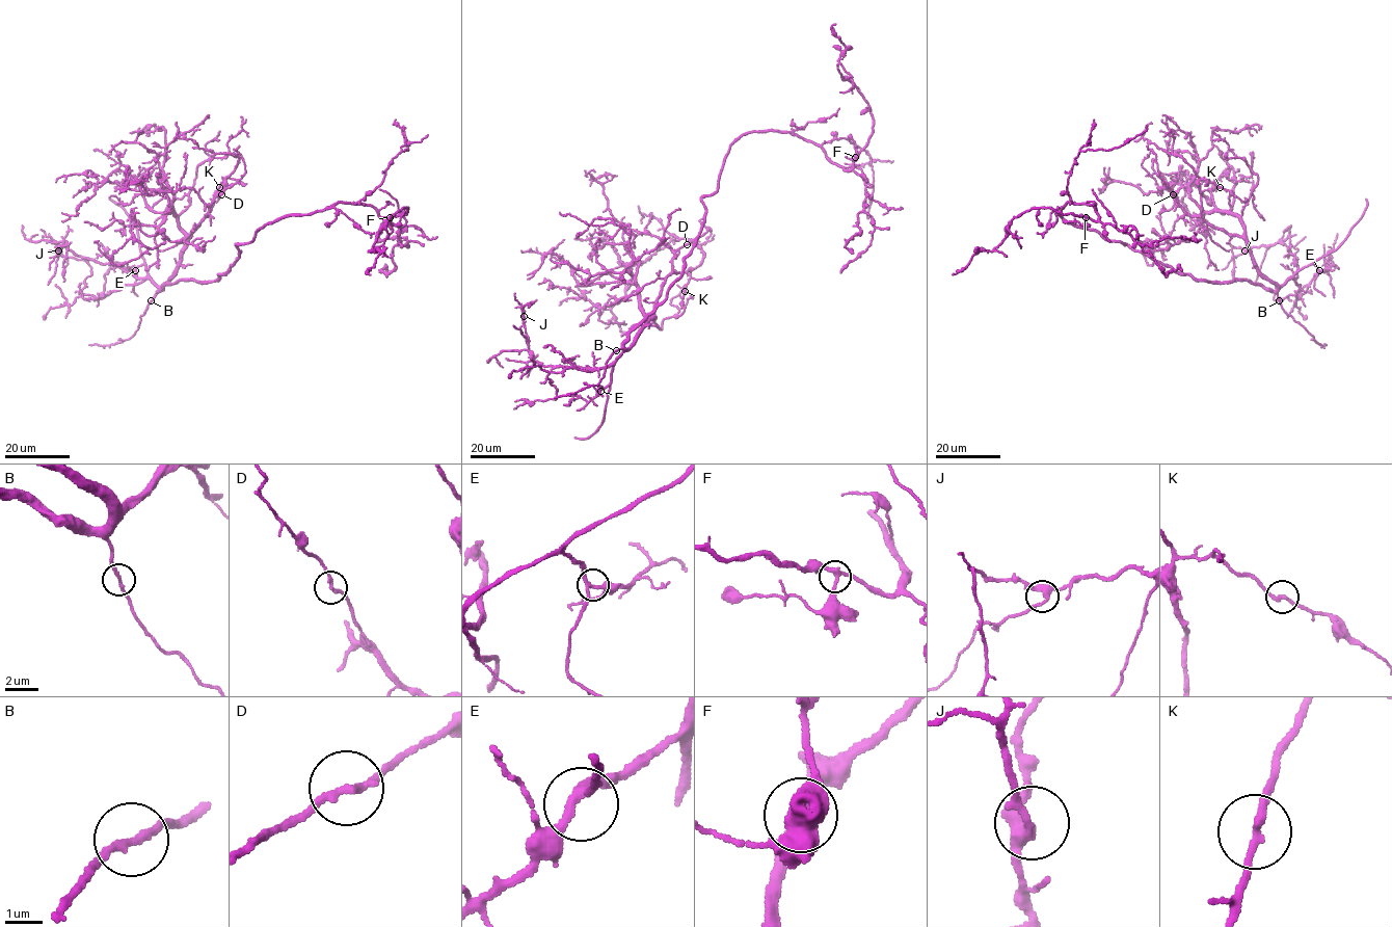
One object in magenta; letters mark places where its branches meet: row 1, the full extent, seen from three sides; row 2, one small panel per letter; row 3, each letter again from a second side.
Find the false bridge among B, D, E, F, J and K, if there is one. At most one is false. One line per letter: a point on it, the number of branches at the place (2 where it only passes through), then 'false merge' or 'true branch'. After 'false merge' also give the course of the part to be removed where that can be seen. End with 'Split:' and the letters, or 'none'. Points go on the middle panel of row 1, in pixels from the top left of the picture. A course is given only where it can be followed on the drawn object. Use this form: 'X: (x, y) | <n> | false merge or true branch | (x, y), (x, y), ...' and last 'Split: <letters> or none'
B: (616, 350) | 2 | true branch
D: (687, 244) | 2 | true branch
E: (600, 391) | 3 | true branch
F: (855, 157) | 3 | true branch
J: (524, 316) | 3 | true branch
K: (685, 291) | 2 | true branch
Split: none

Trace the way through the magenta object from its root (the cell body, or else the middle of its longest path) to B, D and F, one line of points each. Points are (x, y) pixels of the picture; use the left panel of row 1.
B: (236, 260), (213, 282), (178, 280), (166, 284), (151, 300)
D: (236, 260), (213, 282), (178, 280), (159, 291), (177, 268), (188, 236), (221, 194)
F: (236, 260), (236, 244), (249, 243), (260, 228), (284, 217), (353, 203), (371, 205), (386, 220), (390, 217)

